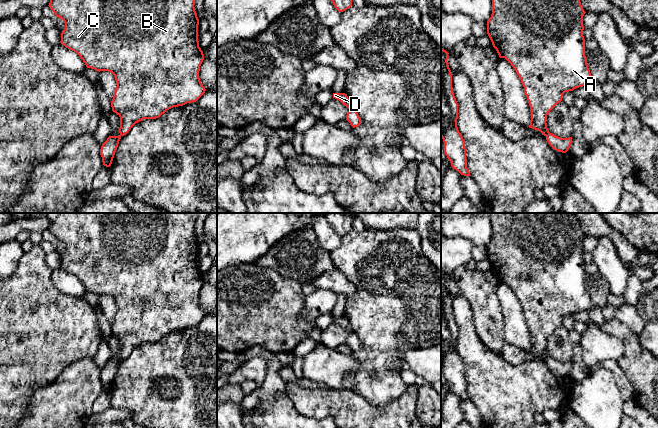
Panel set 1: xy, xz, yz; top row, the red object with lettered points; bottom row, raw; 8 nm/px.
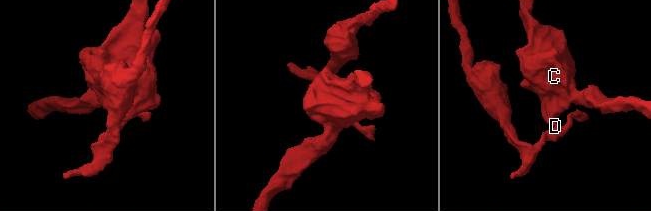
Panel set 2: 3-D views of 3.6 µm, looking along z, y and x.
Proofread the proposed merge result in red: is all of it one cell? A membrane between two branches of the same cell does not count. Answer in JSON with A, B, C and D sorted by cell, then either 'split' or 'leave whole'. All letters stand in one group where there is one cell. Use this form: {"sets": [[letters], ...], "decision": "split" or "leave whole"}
{"sets": [["A", "B", "C"], ["D"]], "decision": "split"}

